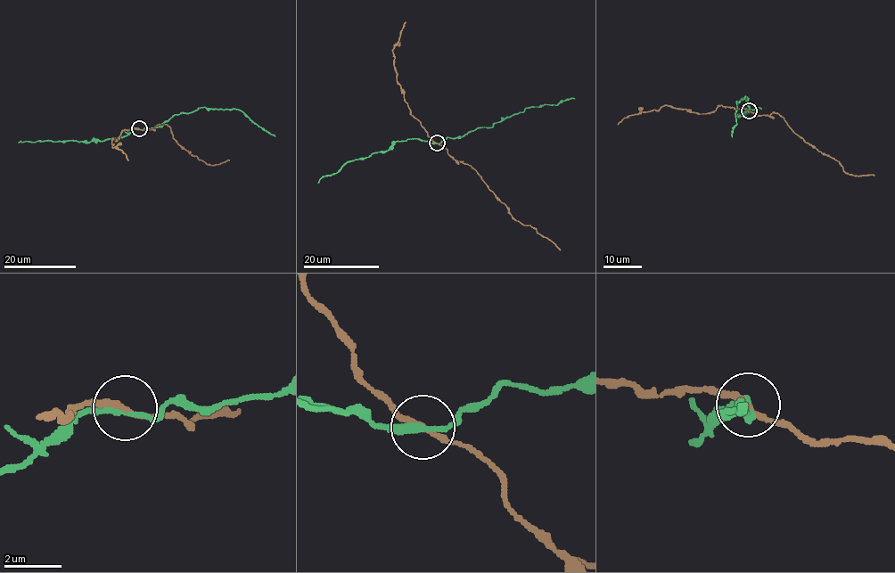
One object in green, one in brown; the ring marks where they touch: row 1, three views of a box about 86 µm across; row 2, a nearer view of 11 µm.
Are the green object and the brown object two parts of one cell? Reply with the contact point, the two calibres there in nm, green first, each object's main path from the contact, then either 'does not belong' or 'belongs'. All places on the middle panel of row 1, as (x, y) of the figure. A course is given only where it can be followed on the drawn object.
(437, 143) | 260/190 nm | green via (437, 143), (447, 137), (461, 137), (478, 127), (492, 126), (526, 108), (557, 104), (574, 98) | brown via (437, 143), (455, 159), (476, 170), (510, 215), (547, 237), (560, 249) | belongs

